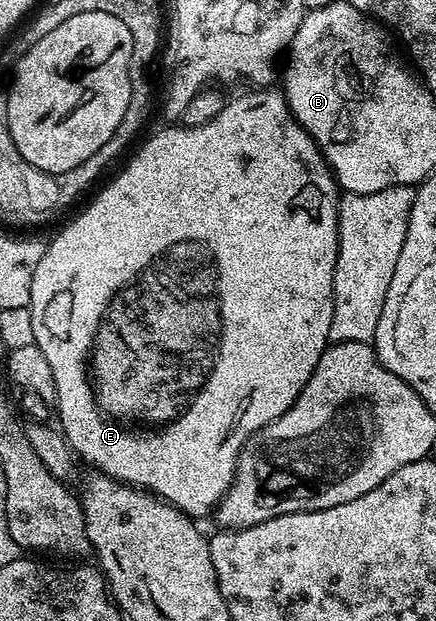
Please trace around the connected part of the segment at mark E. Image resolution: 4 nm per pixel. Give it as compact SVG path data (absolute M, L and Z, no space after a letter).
M260 86L255 90L244 90L241 96L236 96L227 101L218 115L210 118L202 126L185 128L183 126L164 126L161 132L156 132L136 153L132 156L132 161L97 194L92 200L89 208L84 208L52 241L48 240L45 253L42 254L41 261L38 262L37 269L33 272L33 281L30 282L30 300L27 308L32 311L32 321L34 322L34 338L38 350L46 354L46 362L50 362L50 370L54 374L54 386L56 387L56 399L54 408L60 411L60 422L58 428L68 441L69 447L81 461L85 460L88 464L93 464L97 473L113 476L115 480L122 484L130 484L133 488L143 488L145 492L153 492L155 496L161 496L170 504L175 504L181 508L186 515L193 518L201 518L213 511L221 497L228 492L229 485L235 479L236 461L240 457L240 445L248 439L254 432L260 432L267 424L274 422L282 414L294 406L298 394L302 394L302 386L310 382L314 370L320 361L320 355L328 347L330 341L330 322L334 318L334 266L338 258L338 210L340 209L340 196L338 195L338 185L335 176L332 175L328 163L325 162L323 154L318 145L312 141L310 134L296 119L288 109L288 103L283 91L277 90L272 86Z

